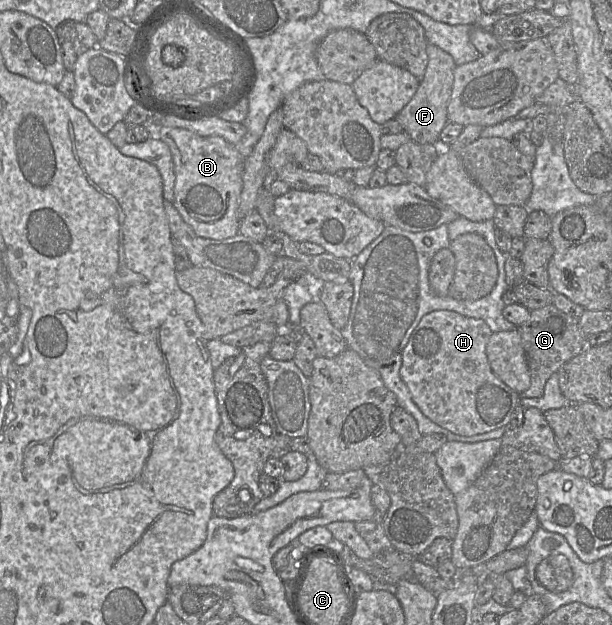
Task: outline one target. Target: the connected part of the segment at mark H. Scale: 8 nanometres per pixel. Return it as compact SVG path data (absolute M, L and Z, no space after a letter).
M449 310L424 315L402 352L400 377L420 411L432 422L462 436L508 427L520 396L492 371L486 345L493 332L481 319Z

